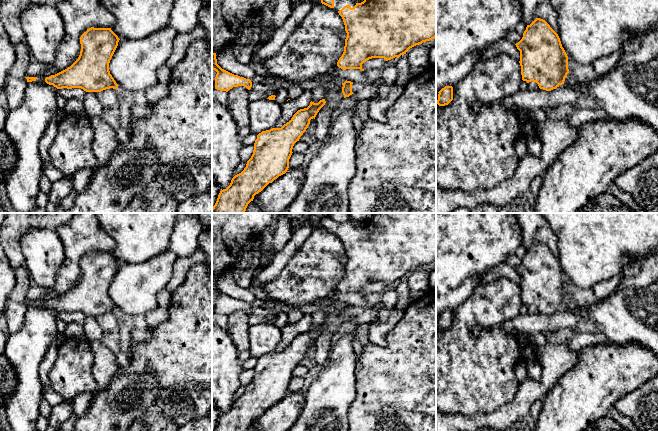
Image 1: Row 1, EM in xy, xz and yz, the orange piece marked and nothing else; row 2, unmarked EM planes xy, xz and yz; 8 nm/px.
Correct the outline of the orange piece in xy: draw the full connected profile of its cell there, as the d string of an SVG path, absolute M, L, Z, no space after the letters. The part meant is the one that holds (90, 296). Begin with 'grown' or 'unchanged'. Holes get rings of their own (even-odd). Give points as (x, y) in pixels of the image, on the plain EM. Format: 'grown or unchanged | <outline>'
unchanged | M111 252L87 253L80 261L78 283L67 293L46 301L45 306L57 313L81 312L86 316L117 313L118 308L110 298L109 287L119 264Z

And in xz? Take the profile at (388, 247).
grown | M375 213L373 218L367 220L361 227L357 227L351 220L337 223L326 216L321 220L321 227L337 235L345 249L347 261L344 276L337 286L337 290L343 294L364 295L362 288L369 283L384 282L388 285L436 261L436 213Z

